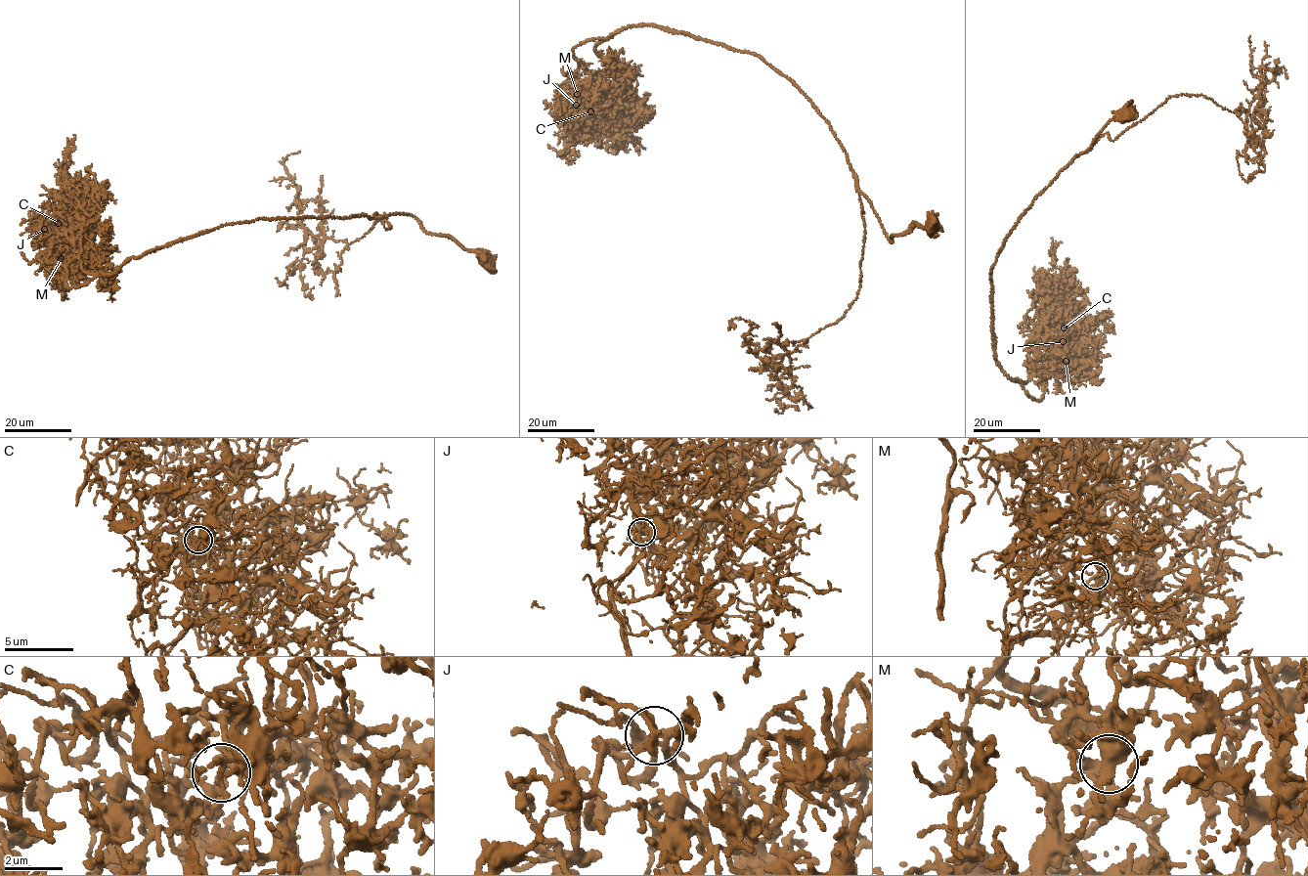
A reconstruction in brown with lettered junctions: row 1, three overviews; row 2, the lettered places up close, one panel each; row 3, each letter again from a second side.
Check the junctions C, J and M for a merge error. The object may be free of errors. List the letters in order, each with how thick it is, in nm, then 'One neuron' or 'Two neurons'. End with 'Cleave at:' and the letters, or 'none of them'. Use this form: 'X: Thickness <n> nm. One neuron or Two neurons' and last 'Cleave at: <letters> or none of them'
C: Thickness 240 nm. One neuron
J: Thickness 200 nm. One neuron
M: Thickness 240 nm. One neuron
Cleave at: none of them

